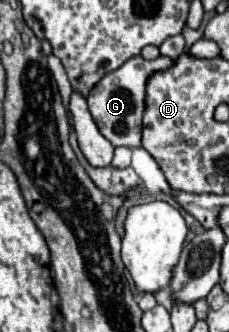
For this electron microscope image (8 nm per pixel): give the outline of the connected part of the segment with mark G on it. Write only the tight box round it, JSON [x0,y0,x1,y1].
[88,56,174,146]

